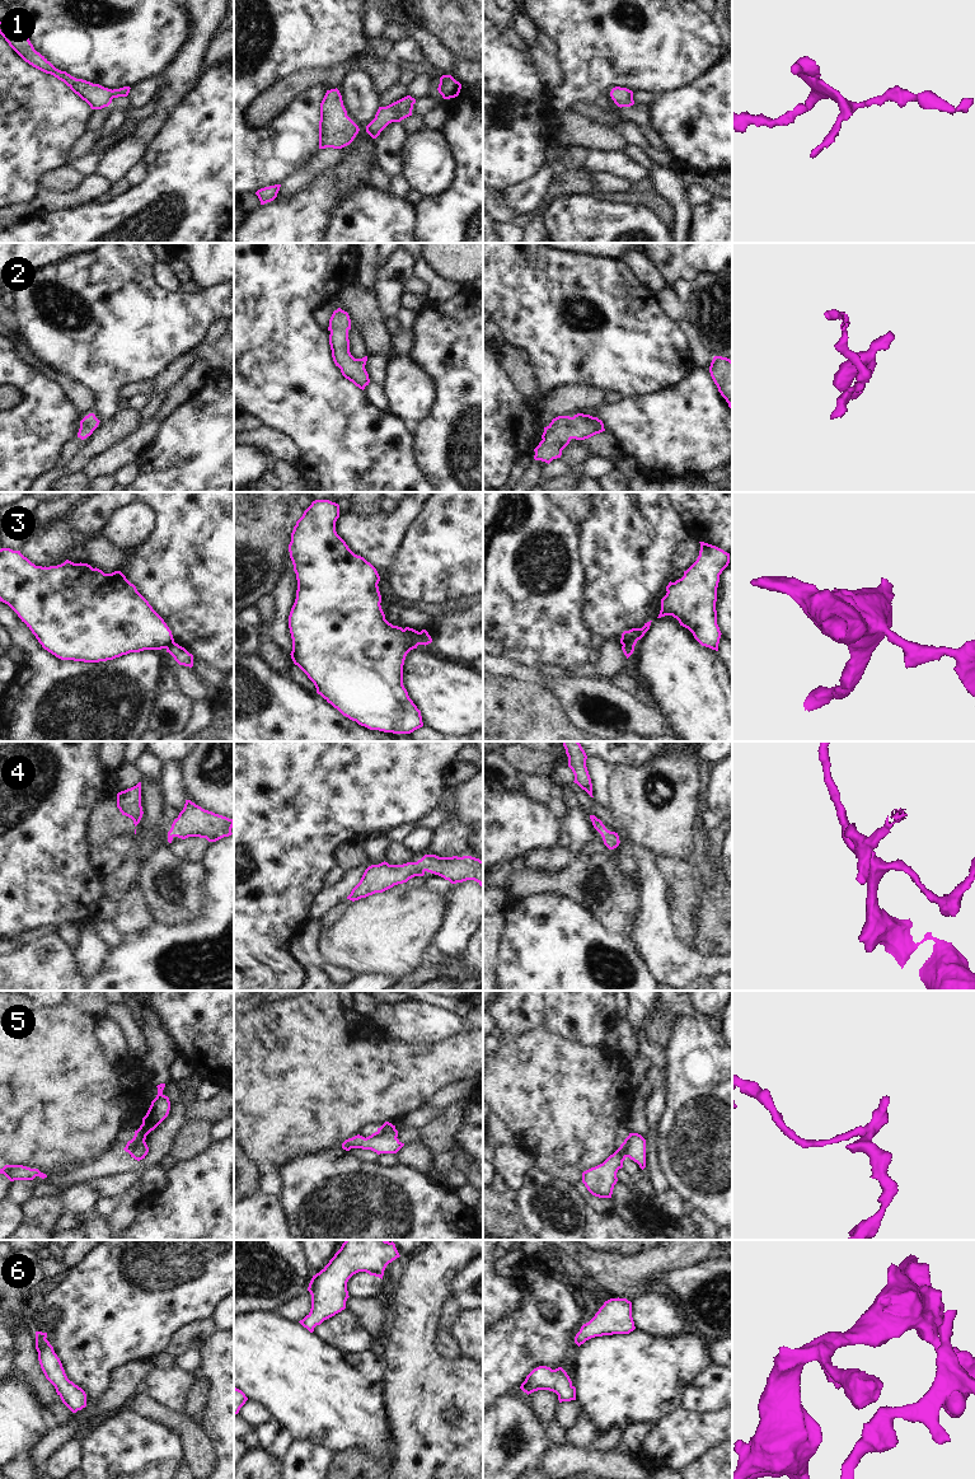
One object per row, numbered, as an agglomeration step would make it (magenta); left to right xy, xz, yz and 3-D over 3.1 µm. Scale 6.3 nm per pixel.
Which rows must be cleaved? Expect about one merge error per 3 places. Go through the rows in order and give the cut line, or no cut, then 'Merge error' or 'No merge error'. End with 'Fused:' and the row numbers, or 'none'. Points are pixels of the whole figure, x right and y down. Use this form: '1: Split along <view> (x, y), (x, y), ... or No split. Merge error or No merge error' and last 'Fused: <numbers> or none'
1: No split. No merge error
2: No split. No merge error
3: Split along xz (418, 632), (421, 644). Merge error
4: No split. No merge error
5: No split. No merge error
6: No split. No merge error
Fused: 3.

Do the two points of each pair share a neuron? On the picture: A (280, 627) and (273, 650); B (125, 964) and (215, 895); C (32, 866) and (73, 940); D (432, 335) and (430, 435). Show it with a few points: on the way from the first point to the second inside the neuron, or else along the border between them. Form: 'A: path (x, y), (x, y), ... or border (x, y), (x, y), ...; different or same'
A: border (261, 633), (266, 635), (289, 654); different
B: path (150, 958), (172, 940), (186, 939), (204, 921); same
C: border (80, 923), (61, 922), (57, 925); different
D: path (439, 360), (444, 369), (444, 410); same

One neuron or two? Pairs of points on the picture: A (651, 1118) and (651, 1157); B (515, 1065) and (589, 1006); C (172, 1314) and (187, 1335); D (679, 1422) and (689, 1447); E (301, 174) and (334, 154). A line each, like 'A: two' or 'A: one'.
A: one
B: two
C: two
D: one
E: one

